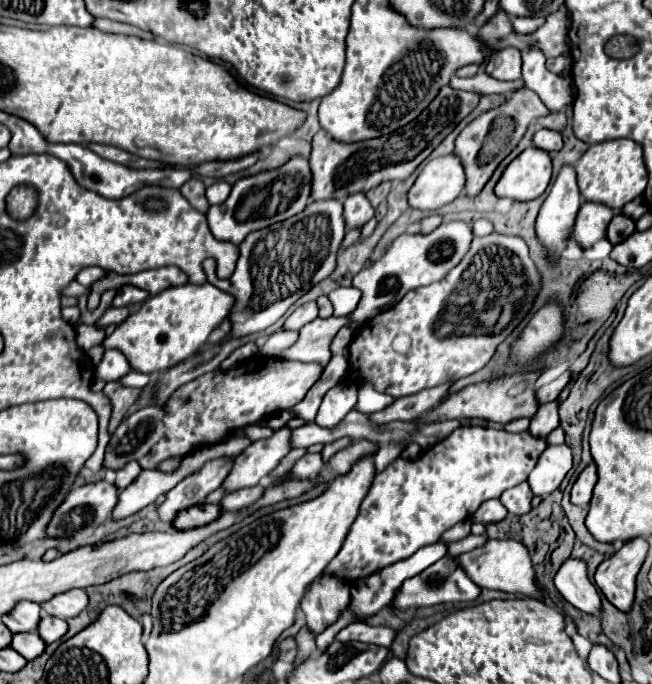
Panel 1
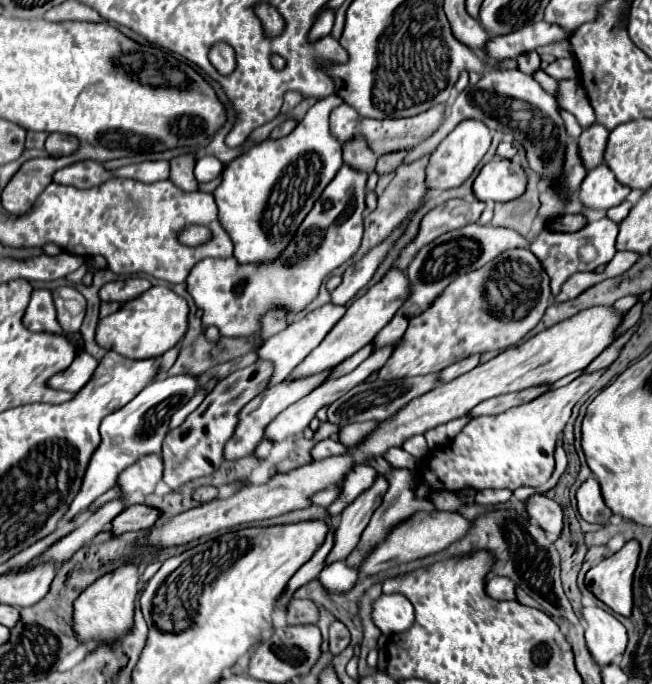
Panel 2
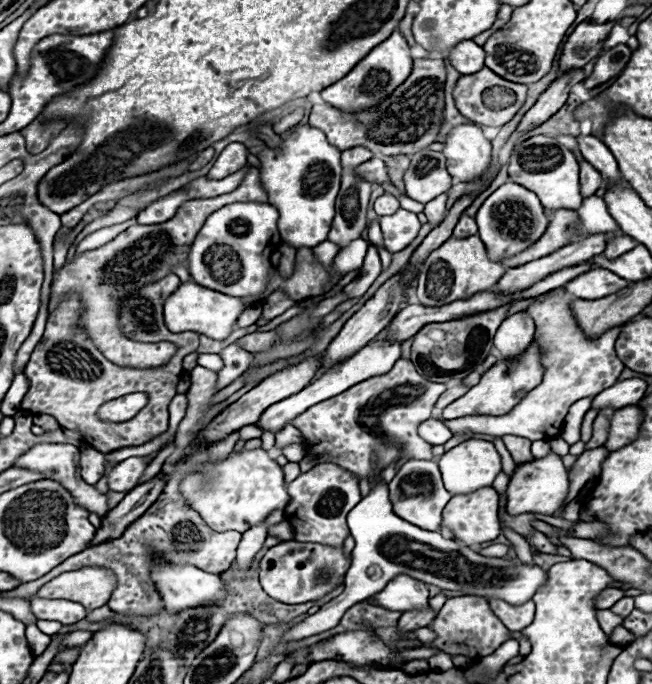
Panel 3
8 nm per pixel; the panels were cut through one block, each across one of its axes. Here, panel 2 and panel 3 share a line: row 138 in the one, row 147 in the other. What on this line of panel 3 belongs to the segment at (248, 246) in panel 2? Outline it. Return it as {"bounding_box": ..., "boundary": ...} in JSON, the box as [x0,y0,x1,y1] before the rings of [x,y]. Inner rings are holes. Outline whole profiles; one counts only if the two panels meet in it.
{"bounding_box":[258,124,340,248],"boundary":[[[298,124],[284,132],[278,148],[264,148],[258,152],[260,182],[268,192],[268,202],[280,212],[278,230],[284,242],[294,248],[316,248],[328,238],[334,218],[334,200],[340,190],[340,150],[334,148],[324,132],[310,124]]]}

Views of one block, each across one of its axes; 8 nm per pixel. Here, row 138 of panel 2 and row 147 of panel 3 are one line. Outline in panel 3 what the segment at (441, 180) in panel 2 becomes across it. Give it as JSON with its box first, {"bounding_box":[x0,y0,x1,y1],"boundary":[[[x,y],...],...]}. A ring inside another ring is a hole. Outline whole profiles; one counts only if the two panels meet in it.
{"bounding_box":[442,124,492,182],"boundary":[[[460,124],[446,134],[442,152],[450,176],[458,182],[468,182],[490,168],[492,144],[482,136],[478,124]]]}

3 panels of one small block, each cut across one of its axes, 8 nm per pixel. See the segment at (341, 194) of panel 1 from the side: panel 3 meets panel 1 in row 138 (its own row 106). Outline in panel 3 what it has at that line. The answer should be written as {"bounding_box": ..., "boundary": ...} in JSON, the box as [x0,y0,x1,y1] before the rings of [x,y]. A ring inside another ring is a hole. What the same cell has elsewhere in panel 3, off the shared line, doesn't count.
{"bounding_box":[310,58,444,156],"boundary":[[[420,58],[412,62],[410,76],[374,108],[360,112],[342,112],[330,104],[318,104],[310,112],[310,122],[326,134],[328,142],[332,142],[340,150],[364,146],[374,154],[384,156],[414,154],[436,142],[444,110],[444,80],[444,60]]]}

